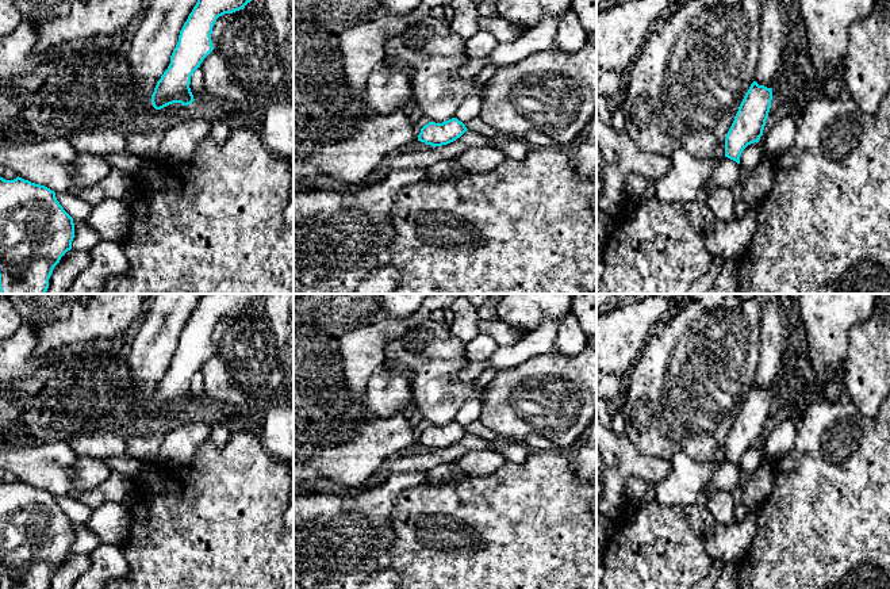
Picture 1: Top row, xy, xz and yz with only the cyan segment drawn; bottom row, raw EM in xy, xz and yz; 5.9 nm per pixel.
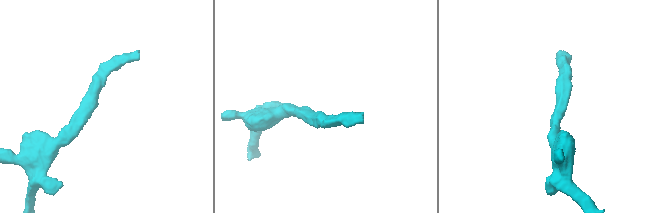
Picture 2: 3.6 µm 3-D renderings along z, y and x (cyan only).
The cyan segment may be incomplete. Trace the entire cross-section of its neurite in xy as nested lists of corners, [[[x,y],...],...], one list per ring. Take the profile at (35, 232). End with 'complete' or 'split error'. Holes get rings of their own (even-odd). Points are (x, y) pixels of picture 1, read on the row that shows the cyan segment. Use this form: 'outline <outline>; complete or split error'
outline [[[0,177],[0,294],[45,294],[61,257],[72,249],[73,218],[50,188]]]; complete

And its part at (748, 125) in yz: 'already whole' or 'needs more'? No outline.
already whole

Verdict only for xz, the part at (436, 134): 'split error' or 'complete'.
complete

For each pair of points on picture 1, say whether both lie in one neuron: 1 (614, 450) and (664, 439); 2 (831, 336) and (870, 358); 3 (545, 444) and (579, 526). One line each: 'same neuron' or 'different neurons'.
1: different neurons
2: different neurons
3: different neurons

